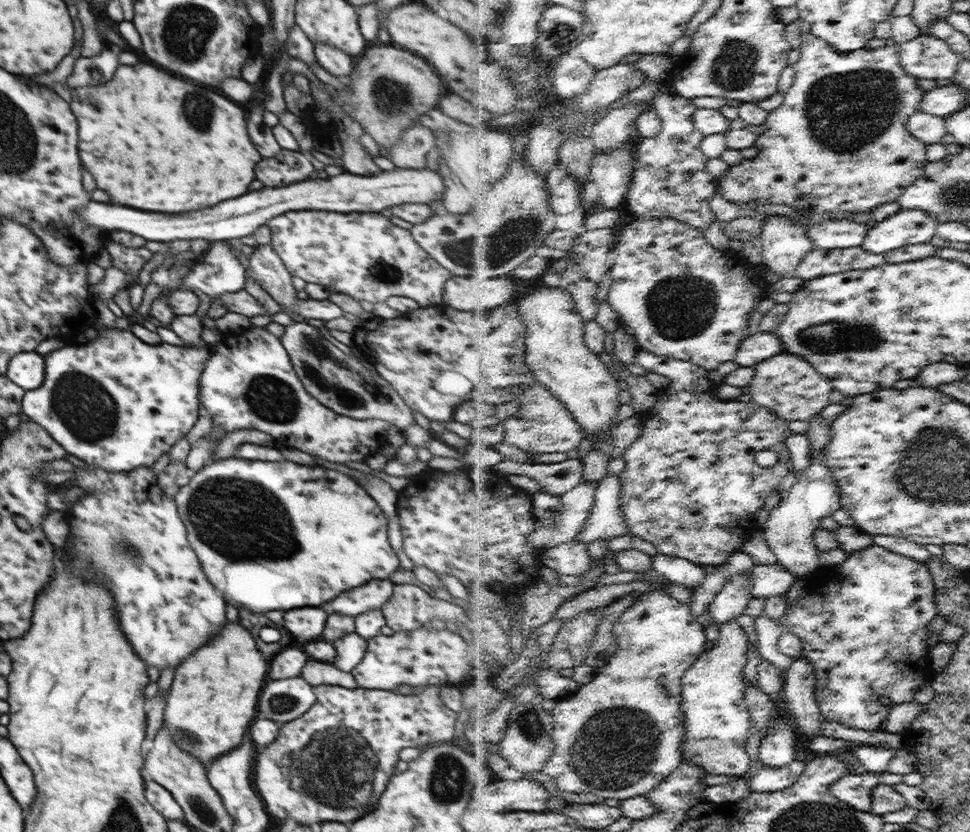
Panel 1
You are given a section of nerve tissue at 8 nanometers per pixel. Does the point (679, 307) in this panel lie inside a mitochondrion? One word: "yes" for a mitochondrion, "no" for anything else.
yes

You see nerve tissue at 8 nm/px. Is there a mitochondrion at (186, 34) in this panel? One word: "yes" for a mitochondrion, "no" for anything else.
yes

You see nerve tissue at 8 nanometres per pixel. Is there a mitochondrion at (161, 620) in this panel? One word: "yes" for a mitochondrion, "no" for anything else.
no

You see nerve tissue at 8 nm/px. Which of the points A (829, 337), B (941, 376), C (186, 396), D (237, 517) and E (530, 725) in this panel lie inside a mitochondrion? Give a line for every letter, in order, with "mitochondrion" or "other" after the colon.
A: mitochondrion
B: other
C: other
D: mitochondrion
E: mitochondrion

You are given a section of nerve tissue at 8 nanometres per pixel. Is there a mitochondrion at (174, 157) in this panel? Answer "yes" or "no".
no

